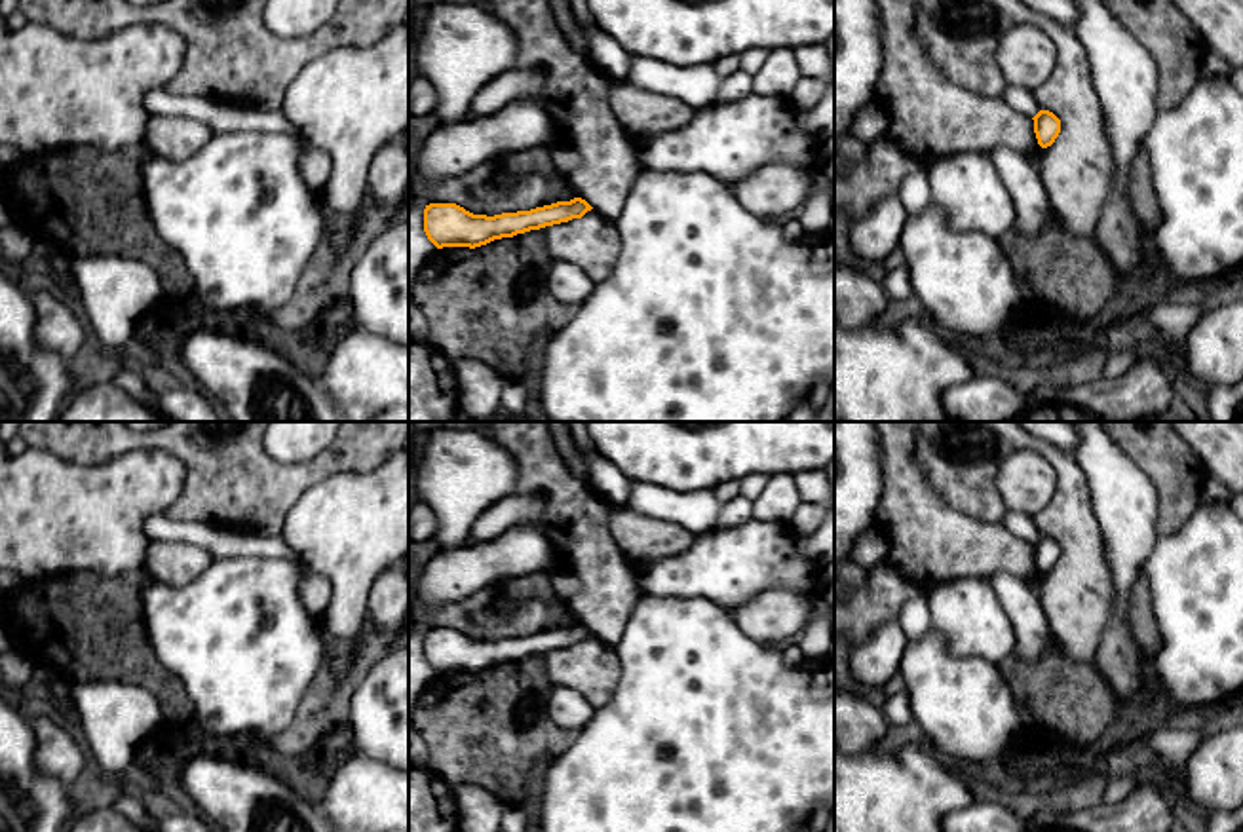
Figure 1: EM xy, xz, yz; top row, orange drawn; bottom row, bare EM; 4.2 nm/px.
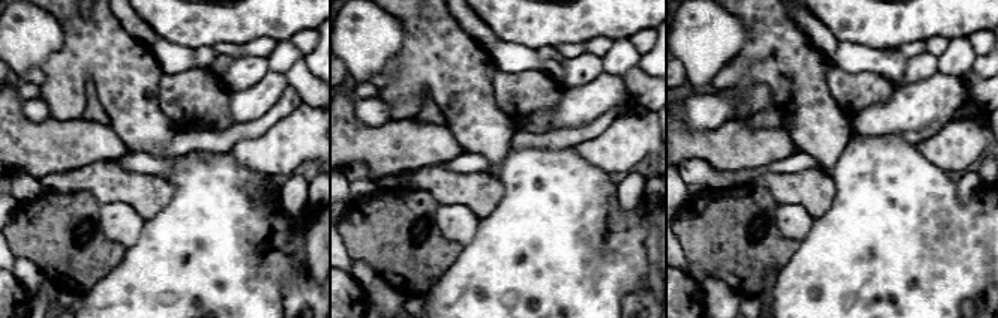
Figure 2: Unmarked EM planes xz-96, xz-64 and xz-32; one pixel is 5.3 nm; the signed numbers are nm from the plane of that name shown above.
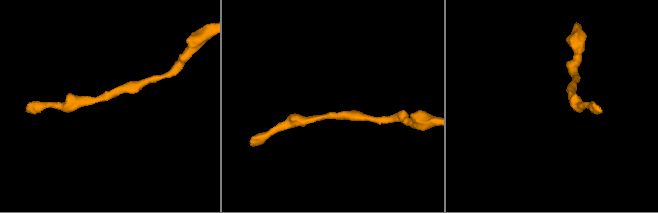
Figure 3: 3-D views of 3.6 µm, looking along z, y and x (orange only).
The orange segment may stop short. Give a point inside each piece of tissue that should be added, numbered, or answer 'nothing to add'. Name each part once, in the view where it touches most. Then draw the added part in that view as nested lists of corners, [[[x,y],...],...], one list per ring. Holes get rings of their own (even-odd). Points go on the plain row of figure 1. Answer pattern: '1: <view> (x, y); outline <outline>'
nothing to add

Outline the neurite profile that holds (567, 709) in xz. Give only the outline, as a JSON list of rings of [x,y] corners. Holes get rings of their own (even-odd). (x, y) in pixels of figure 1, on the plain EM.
[[[555,686],[545,712],[557,728],[582,731],[595,716],[595,707],[580,691]]]

